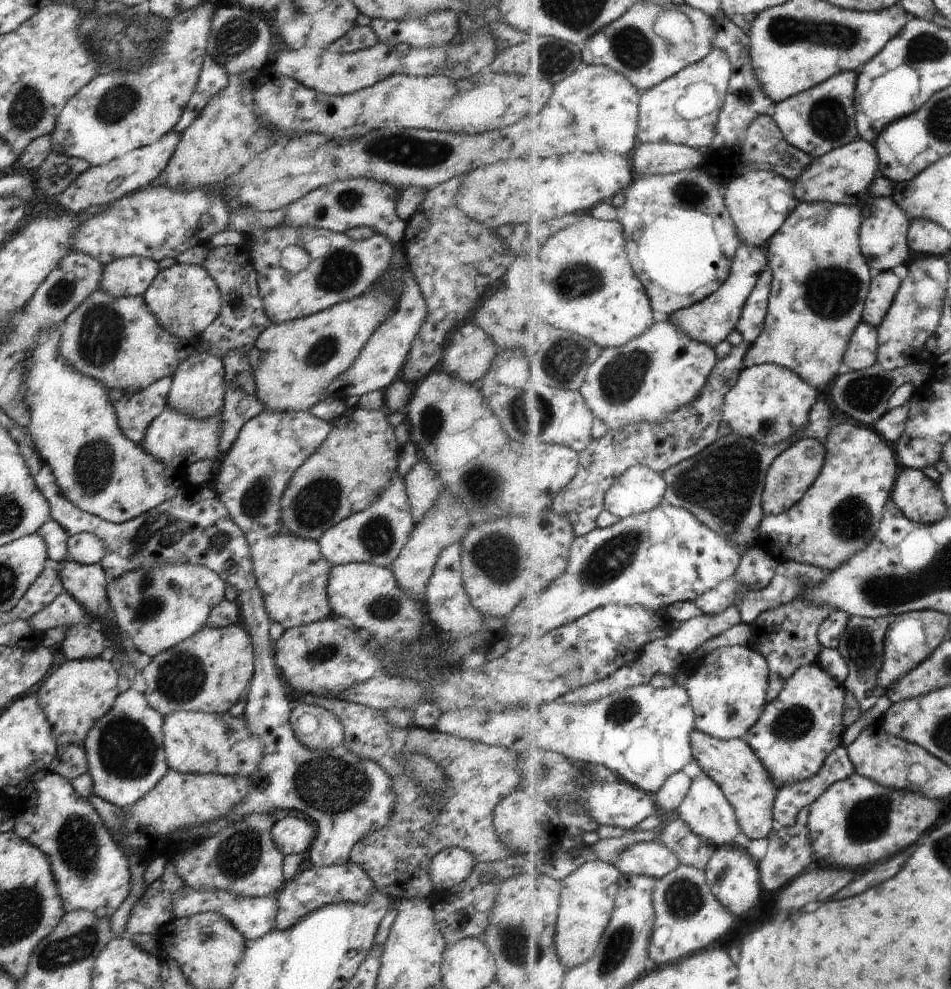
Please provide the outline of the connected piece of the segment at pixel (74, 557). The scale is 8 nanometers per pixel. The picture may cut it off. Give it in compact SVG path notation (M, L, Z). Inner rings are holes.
M77 533L67 541L68 560L80 565L100 564L105 556L106 544L91 533Z

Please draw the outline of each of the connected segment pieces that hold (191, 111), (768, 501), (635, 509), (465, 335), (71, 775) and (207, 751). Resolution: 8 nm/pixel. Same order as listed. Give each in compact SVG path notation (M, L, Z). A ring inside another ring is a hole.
M206 55L194 95L173 131L180 134L184 133L190 124L197 120L199 113L206 107L210 98L226 88L228 82L229 76L225 69Z
M802 438L789 447L774 462L764 496L765 514L784 514L796 506L806 492L814 487L826 465L827 446L820 438Z
M639 465L618 476L606 494L605 510L622 518L649 512L665 503L668 482L662 473Z
M466 324L453 331L439 370L462 382L477 385L490 371L499 349L492 335L486 335L477 325Z
M77 745L57 748L56 757L50 764L49 773L64 776L66 780L72 781L86 772L88 772L88 764L84 748Z
M177 711L163 718L163 746L169 769L182 774L220 774L249 778L257 774L263 758L264 746L250 734L243 716L232 718L228 713L204 713L201 711Z

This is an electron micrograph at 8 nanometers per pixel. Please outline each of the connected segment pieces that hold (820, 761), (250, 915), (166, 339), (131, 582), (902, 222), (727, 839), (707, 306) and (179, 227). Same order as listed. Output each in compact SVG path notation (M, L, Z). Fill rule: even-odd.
M820 664L804 666L796 672L782 694L765 709L757 727L749 733L749 743L769 769L776 784L796 785L814 779L829 757L843 745L847 684L832 677Z
M184 884L184 888L180 890L180 894L174 896L174 908L172 914L174 919L190 917L204 912L220 912L222 916L240 932L240 935L247 940L258 940L264 934L268 934L270 930L275 928L276 912L276 896L249 897L239 896L226 890L194 890Z
M102 290L84 300L60 328L58 354L78 372L96 378L110 390L136 392L160 378L174 377L176 368L194 352L192 340L180 340L161 328L142 297L115 298Z
M165 562L109 580L106 602L116 614L118 629L128 634L136 650L154 659L204 628L212 608L225 599L225 583L208 568Z
M870 194L866 198L870 215L865 218L861 229L861 248L869 261L870 267L876 272L893 271L896 266L909 266L915 257L910 247L909 233L913 226L908 214L895 202L894 198L876 197Z
M704 770L694 778L693 790L689 793L687 800L679 809L680 817L696 832L704 836L717 850L718 847L726 849L744 848L748 841L744 838L741 828L741 820L738 817L737 809L730 803L726 794Z
M744 242L737 251L733 272L725 286L706 301L692 307L687 307L677 314L670 316L671 322L687 336L697 342L712 346L714 349L723 344L730 334L739 328L746 304L753 296L754 290L759 286L761 275L769 267L768 249L752 247Z
M152 185L108 204L106 211L91 217L84 225L79 225L74 236L73 251L86 254L102 265L125 257L143 257L158 263L165 258L176 258L194 246L204 246L213 235L222 233L230 225L230 206L223 200L221 191L197 189L194 191L172 191L165 185Z

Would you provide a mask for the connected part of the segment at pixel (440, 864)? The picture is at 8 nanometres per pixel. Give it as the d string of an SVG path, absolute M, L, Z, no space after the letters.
M460 847L444 848L430 860L428 876L439 893L461 884L470 876L474 866L474 858L466 850Z

